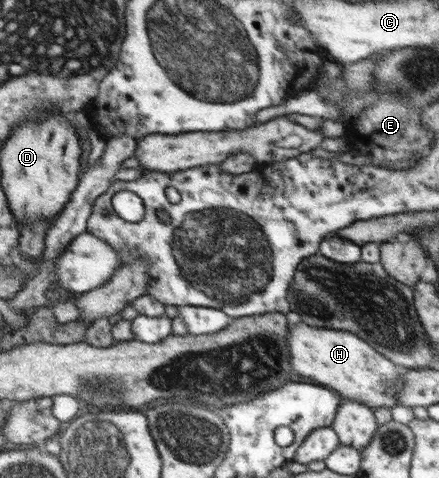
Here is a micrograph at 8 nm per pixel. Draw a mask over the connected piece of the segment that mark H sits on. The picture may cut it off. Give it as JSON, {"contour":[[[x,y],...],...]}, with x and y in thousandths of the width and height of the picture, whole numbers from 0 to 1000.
{"contour":[[[681,672],[658,678],[658,755],[677,787],[695,787],[763,818],[779,837],[811,837],[841,854],[891,854],[909,835],[909,766],[859,738],[802,695],[722,686]]]}

